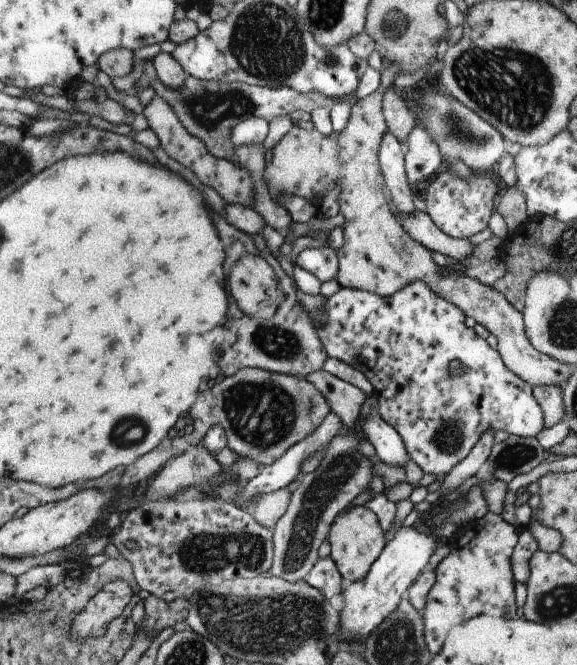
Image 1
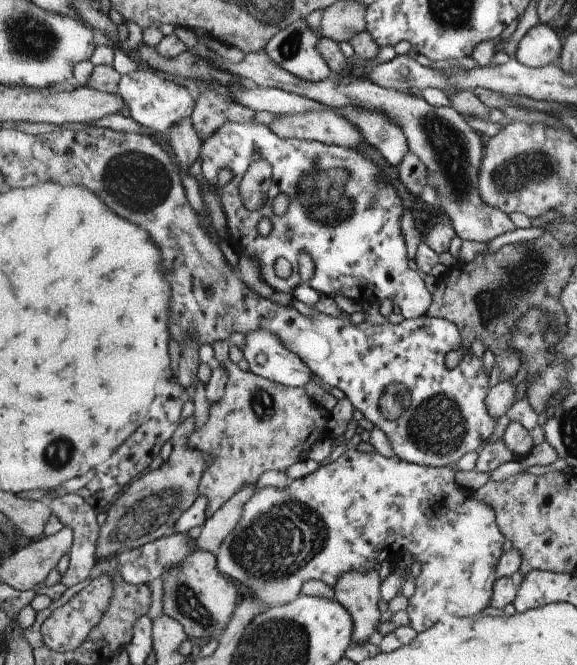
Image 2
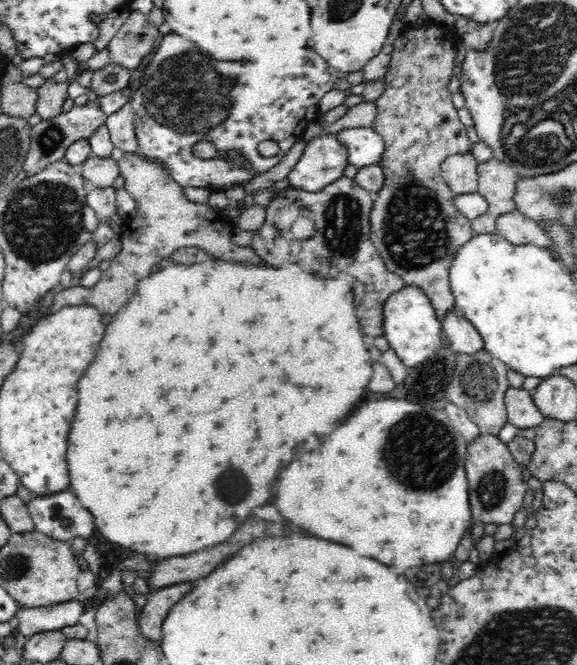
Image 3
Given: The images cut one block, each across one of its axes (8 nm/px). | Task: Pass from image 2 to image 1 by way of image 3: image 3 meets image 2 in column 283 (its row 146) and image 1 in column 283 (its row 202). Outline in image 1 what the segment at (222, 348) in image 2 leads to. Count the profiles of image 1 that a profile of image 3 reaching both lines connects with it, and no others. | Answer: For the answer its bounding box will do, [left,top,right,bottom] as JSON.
[119,368,333,488]

